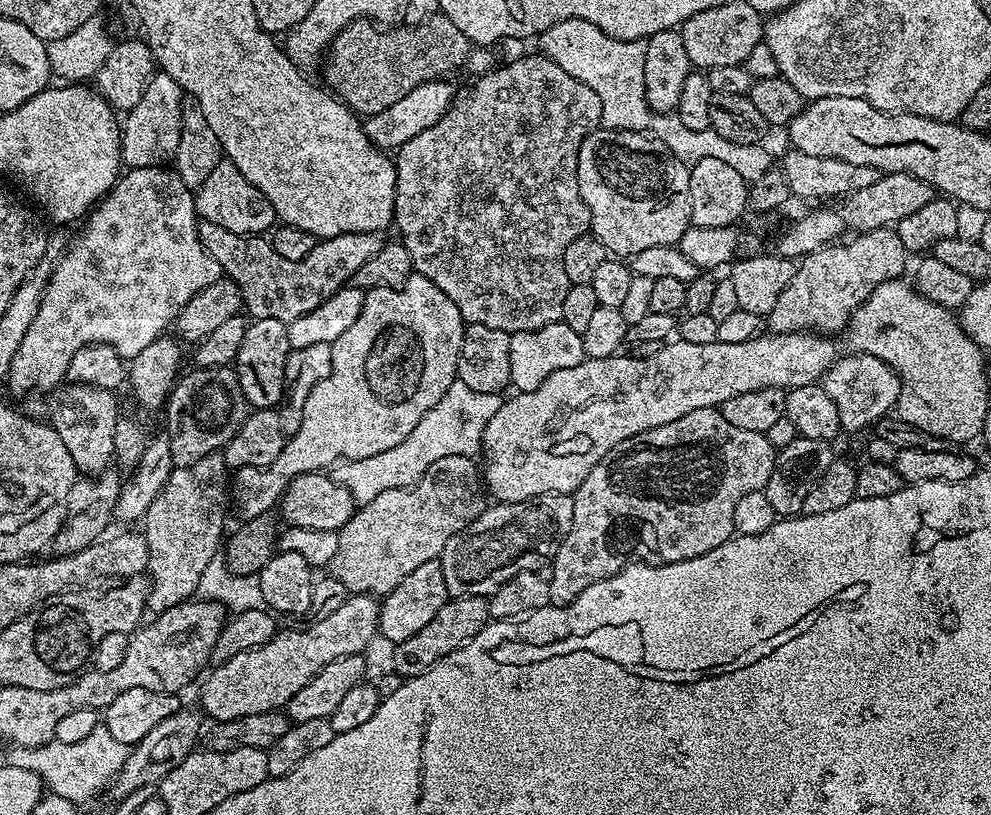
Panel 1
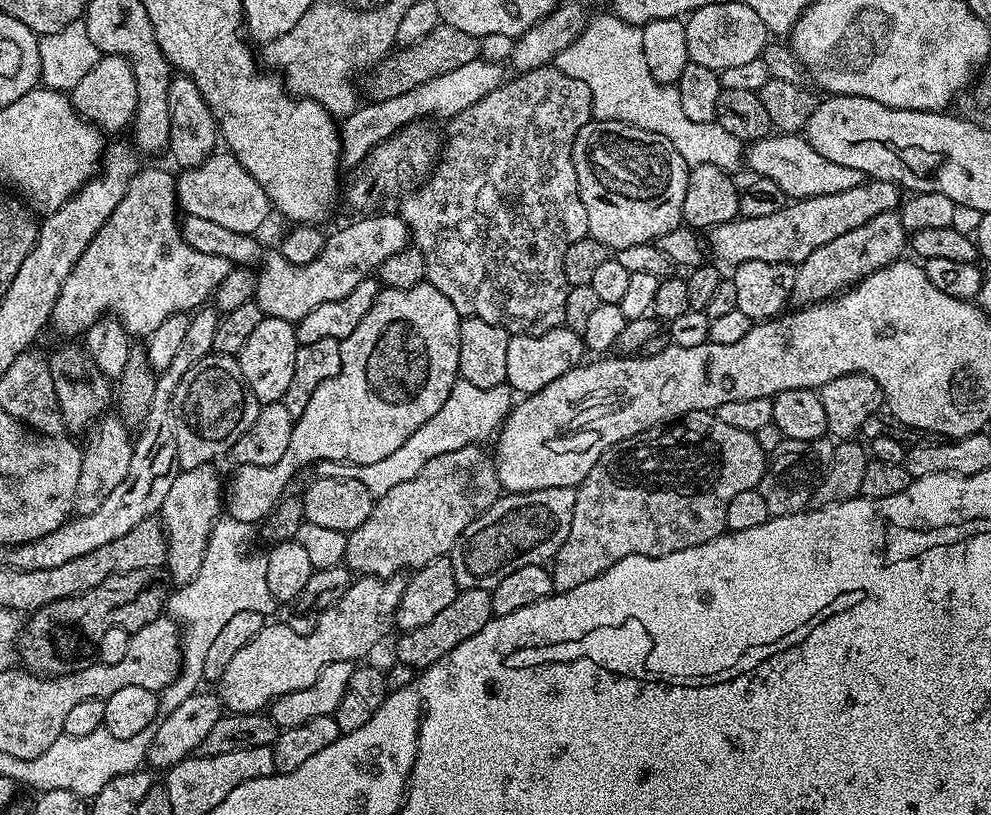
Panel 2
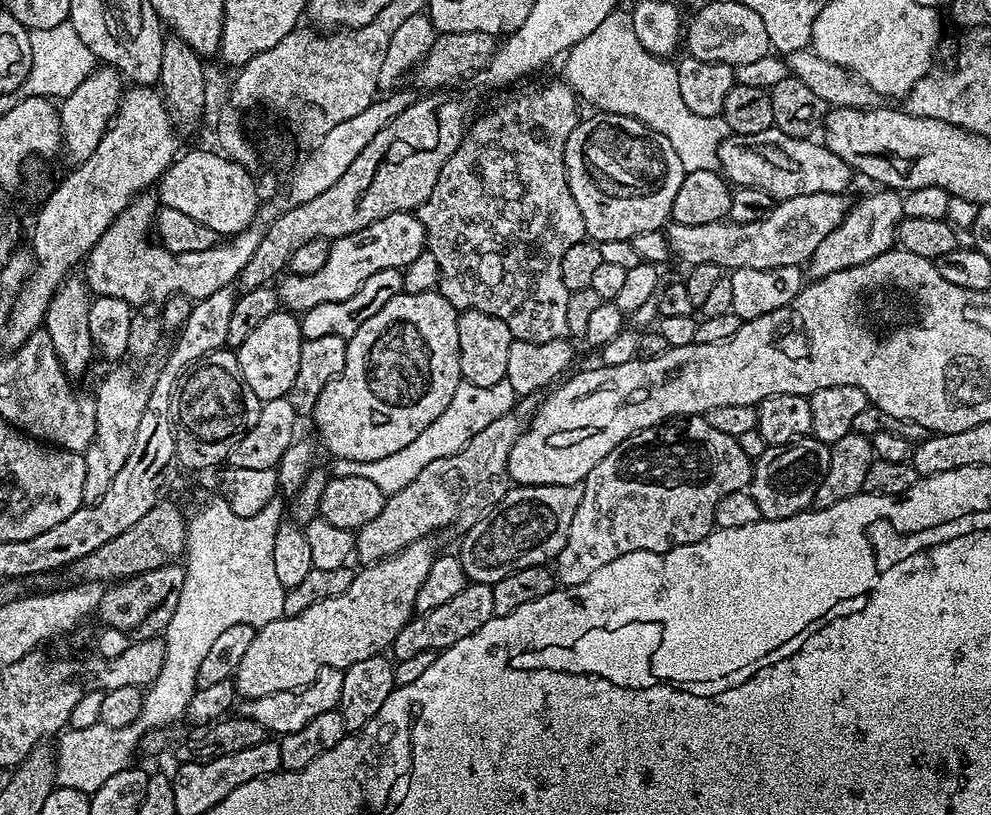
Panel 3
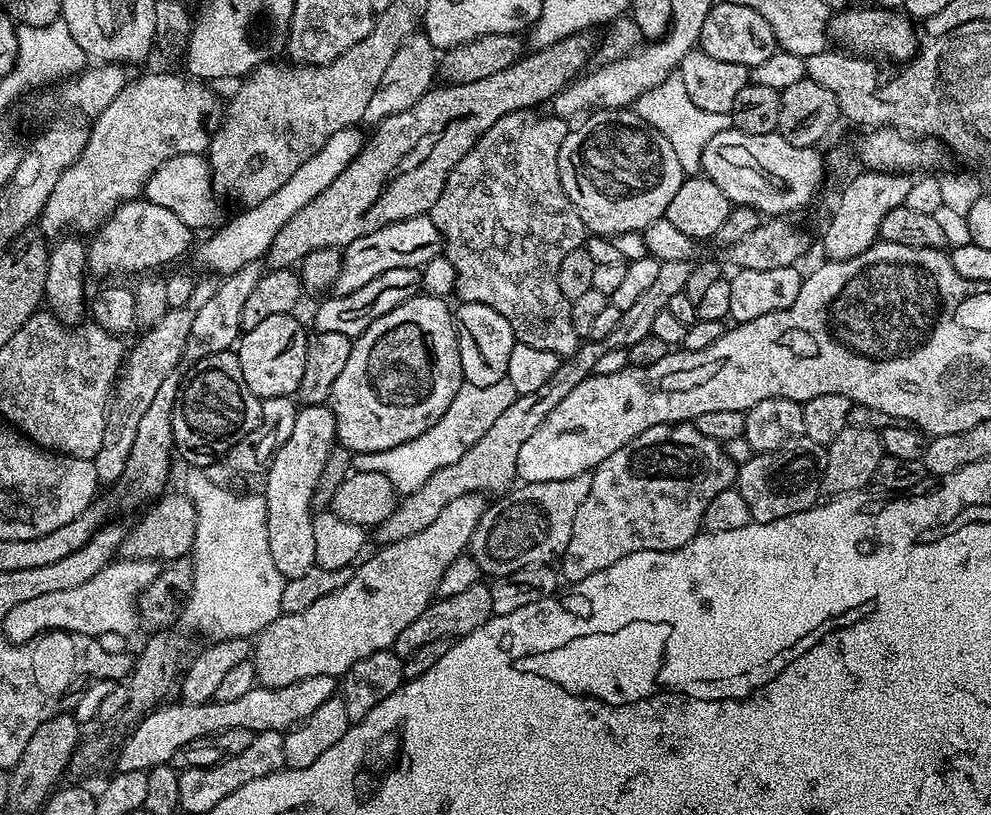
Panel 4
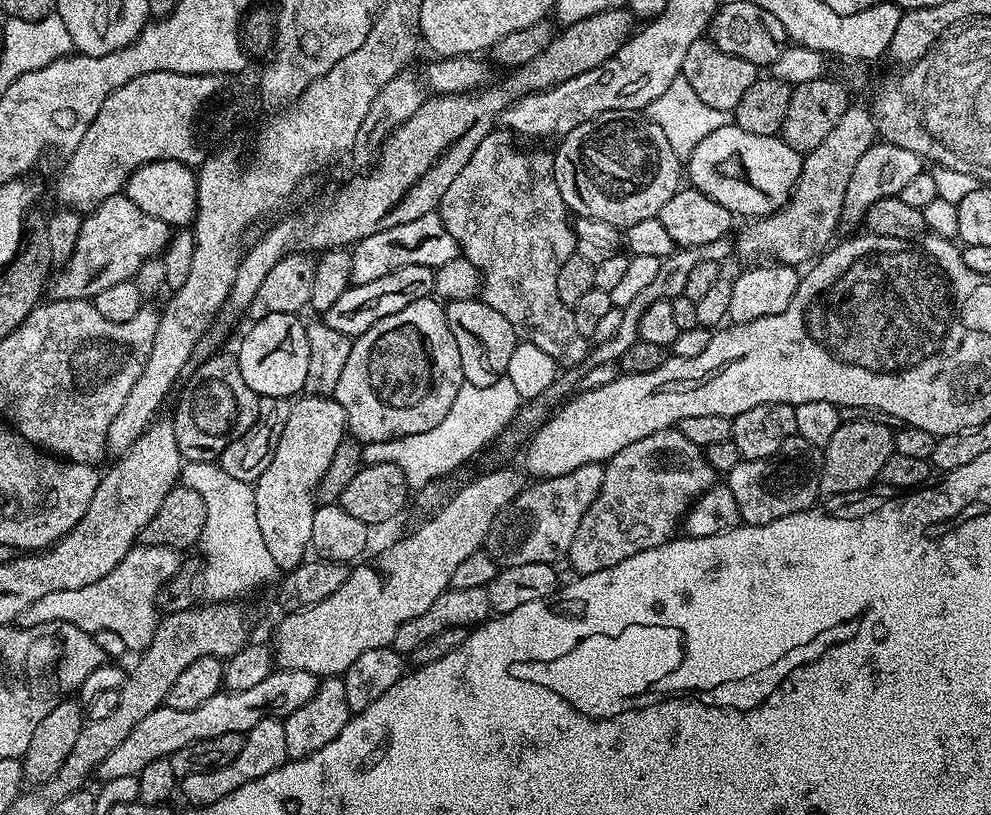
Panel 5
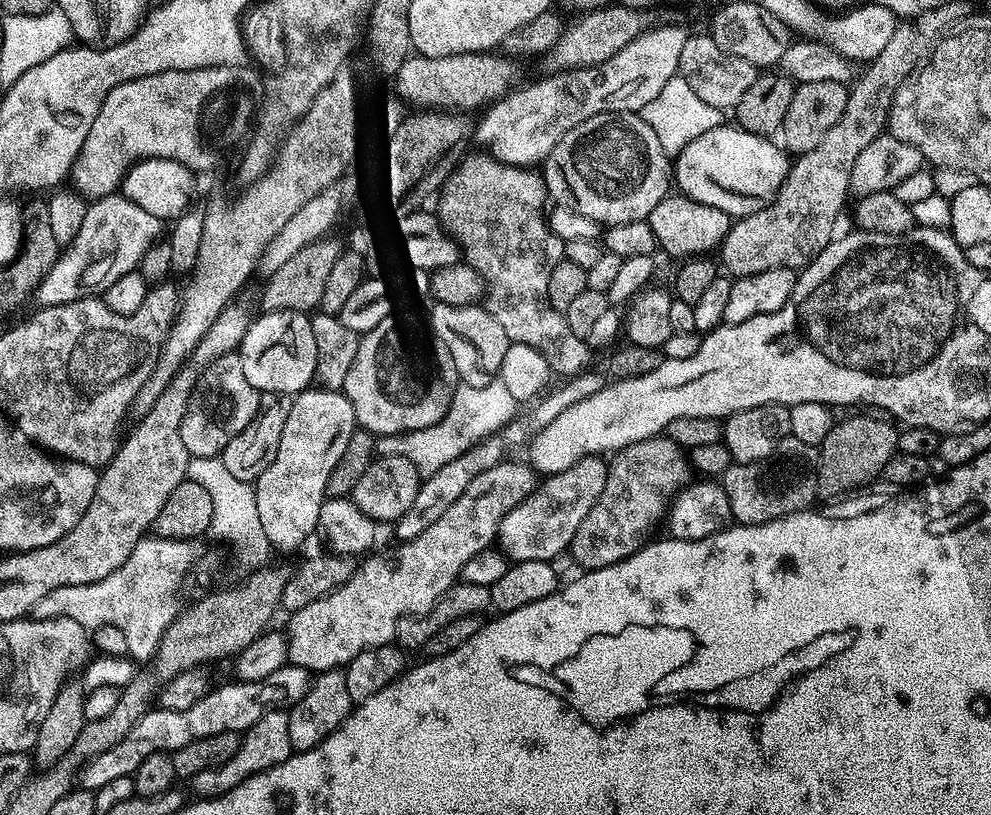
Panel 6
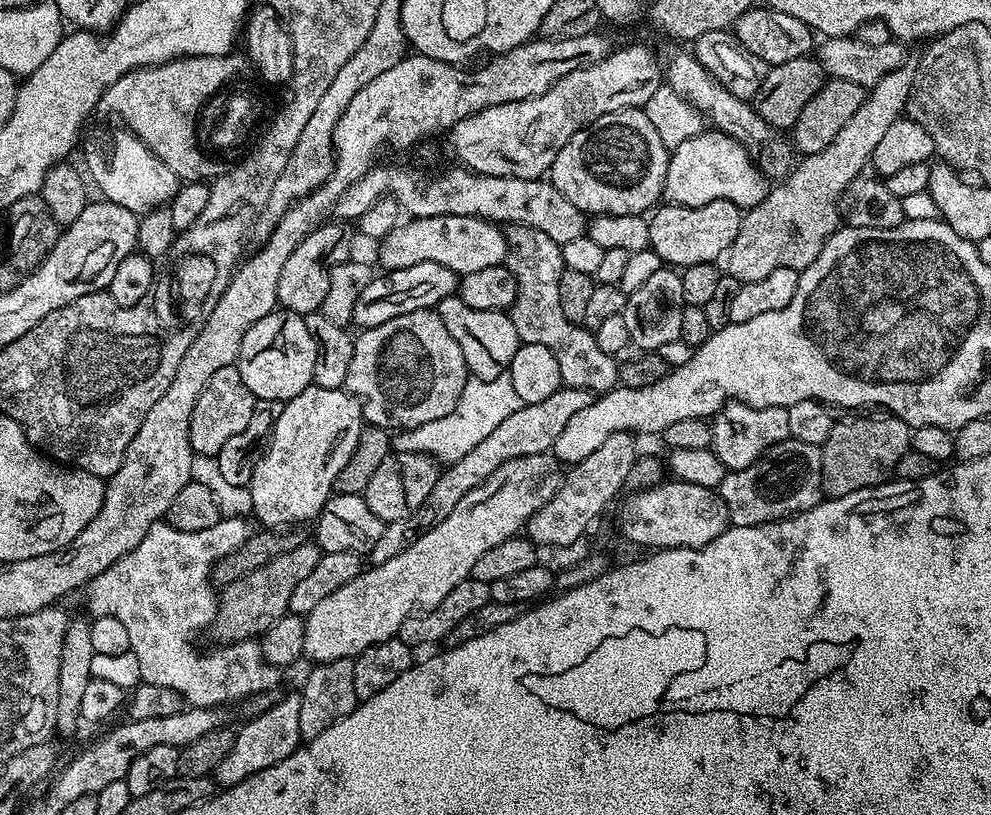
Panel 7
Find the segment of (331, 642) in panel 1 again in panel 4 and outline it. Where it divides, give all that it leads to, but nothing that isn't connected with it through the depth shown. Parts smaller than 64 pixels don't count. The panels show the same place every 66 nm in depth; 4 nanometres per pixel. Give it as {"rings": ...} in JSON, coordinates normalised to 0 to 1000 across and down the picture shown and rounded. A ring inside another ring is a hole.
{"rings":[[[482,604],[458,611],[458,616],[454,616],[454,621],[450,621],[450,626],[446,626],[446,631],[442,631],[442,636],[438,636],[430,650],[422,650],[422,655],[414,655],[414,660],[380,671],[380,677],[371,688],[368,686],[360,691],[353,714],[349,714],[345,724],[337,724],[337,729],[321,734],[321,739],[309,744],[309,748],[286,752],[280,761],[272,763],[272,768],[265,771],[257,782],[252,800],[252,813],[258,818],[259,836],[267,844],[280,844],[305,832],[343,832],[353,822],[353,817],[357,817],[357,812],[361,812],[361,807],[395,796],[402,778],[406,778],[406,773],[410,773],[410,768],[414,768],[414,763],[418,763],[418,758],[422,758],[422,753],[426,753],[426,748],[436,740],[450,694],[454,694],[458,685],[469,681],[489,622],[489,610]]]}

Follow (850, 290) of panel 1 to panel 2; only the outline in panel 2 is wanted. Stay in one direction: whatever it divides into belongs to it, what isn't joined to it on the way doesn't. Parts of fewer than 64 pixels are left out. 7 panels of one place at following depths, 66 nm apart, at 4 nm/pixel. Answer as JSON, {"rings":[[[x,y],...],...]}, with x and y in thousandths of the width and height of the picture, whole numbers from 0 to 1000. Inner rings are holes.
{"rings":[[[907,259],[886,263],[886,267],[878,267],[878,272],[858,282],[858,287],[849,287],[842,297],[825,302],[817,317],[810,319],[803,329],[799,368],[807,375],[838,368],[870,341],[882,336],[882,331],[909,318],[911,304],[914,304],[914,286]]]}

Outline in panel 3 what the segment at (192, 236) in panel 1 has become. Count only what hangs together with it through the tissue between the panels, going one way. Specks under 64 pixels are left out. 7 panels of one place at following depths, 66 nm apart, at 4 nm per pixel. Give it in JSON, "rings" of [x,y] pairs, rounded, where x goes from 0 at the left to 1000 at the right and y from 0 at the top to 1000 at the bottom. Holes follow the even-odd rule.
{"rings":[[[146,233],[133,242],[133,247],[115,267],[113,274],[115,288],[112,283],[103,287],[103,292],[99,292],[99,297],[84,320],[85,334],[83,333],[83,339],[88,347],[90,360],[97,363],[115,363],[123,366],[128,373],[142,375],[150,374],[154,369],[153,363],[158,363],[158,369],[164,371],[171,363],[179,361],[189,363],[191,368],[197,371],[216,361],[216,356],[224,356],[237,350],[242,342],[244,326],[248,326],[248,321],[252,321],[252,317],[256,317],[256,307],[260,307],[266,291],[266,280],[252,279],[247,285],[241,285],[236,291],[236,297],[219,297],[212,307],[204,307],[196,312],[170,310],[160,298],[155,297],[153,291],[159,259],[159,245],[154,237],[153,240],[151,237],[152,234]]]}

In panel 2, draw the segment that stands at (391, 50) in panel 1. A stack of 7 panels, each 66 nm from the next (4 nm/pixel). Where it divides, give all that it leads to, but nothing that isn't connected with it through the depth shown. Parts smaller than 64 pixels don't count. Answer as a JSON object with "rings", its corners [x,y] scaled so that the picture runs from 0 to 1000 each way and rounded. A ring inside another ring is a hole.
{"rings":[[[445,27],[428,49],[405,58],[400,61],[402,64],[397,63],[374,85],[375,94],[371,98],[372,119],[375,123],[402,120],[402,115],[410,115],[410,110],[418,110],[418,106],[426,106],[426,101],[434,101],[434,96],[442,96],[454,86],[462,86],[462,81],[470,81],[470,76],[482,72],[485,67],[484,54],[485,50],[470,42],[470,37],[462,37]]]}

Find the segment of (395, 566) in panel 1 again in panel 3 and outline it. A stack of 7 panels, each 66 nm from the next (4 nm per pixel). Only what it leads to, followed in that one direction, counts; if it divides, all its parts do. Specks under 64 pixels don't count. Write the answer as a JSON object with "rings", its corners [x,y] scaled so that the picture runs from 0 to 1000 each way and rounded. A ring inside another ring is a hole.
{"rings":[[[536,481],[533,486],[524,487],[518,504],[507,508],[507,513],[494,518],[494,523],[482,528],[482,533],[478,533],[478,537],[474,537],[474,542],[470,542],[470,547],[462,552],[462,557],[434,567],[434,572],[430,572],[430,577],[426,577],[426,582],[422,582],[422,587],[414,591],[414,596],[406,596],[406,601],[395,605],[388,612],[385,631],[369,640],[358,654],[358,681],[364,682],[367,690],[387,687],[391,682],[402,680],[418,665],[433,661],[437,656],[435,653],[444,653],[447,648],[454,647],[455,643],[465,643],[465,645],[477,643],[498,620],[507,616],[507,611],[513,605],[515,598],[513,558],[517,551],[517,544],[521,541],[522,535],[544,501],[546,490],[545,481]]]}

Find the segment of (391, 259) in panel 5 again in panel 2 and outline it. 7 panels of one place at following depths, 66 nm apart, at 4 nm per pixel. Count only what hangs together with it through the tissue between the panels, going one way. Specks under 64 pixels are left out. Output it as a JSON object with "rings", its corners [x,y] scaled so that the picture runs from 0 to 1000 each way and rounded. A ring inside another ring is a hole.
{"rings":[[[379,263],[364,264],[362,266],[364,270],[359,270],[356,275],[341,281],[340,285],[332,283],[325,312],[321,312],[321,317],[317,317],[317,321],[298,324],[289,321],[289,317],[285,317],[281,312],[268,315],[262,334],[257,335],[258,362],[256,364],[257,373],[266,382],[266,387],[296,395],[309,390],[309,385],[313,385],[313,380],[321,380],[321,375],[325,375],[325,371],[341,371],[341,366],[349,366],[353,361],[353,356],[357,356],[357,351],[361,351],[361,346],[372,342],[385,326],[385,321],[390,321],[390,317],[413,303],[412,279],[403,263],[375,264]]]}

